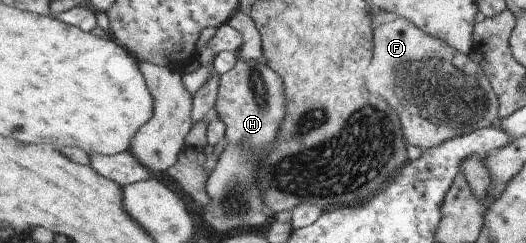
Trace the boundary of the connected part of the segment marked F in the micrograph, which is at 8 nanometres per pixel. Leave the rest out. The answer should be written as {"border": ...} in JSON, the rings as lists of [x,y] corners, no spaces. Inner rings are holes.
{"border":[[[397,18],[383,25],[375,23],[373,29],[372,67],[368,69],[368,89],[371,94],[385,98],[400,114],[403,132],[408,143],[422,151],[440,147],[456,136],[465,136],[476,130],[498,123],[501,102],[483,67],[471,55],[454,49],[452,45],[426,33],[416,22]]]}

